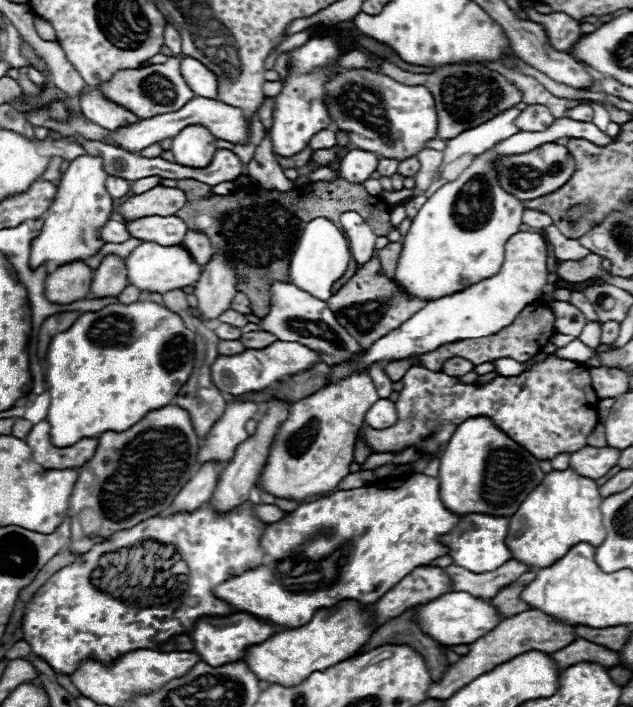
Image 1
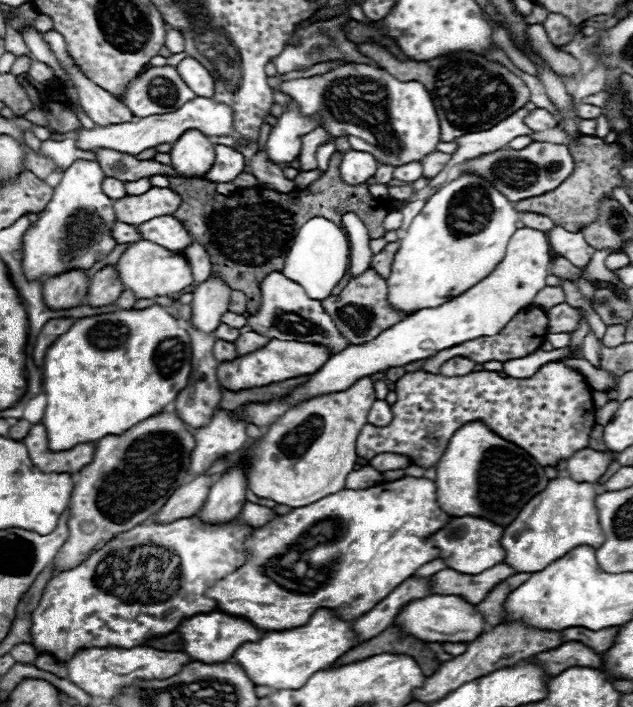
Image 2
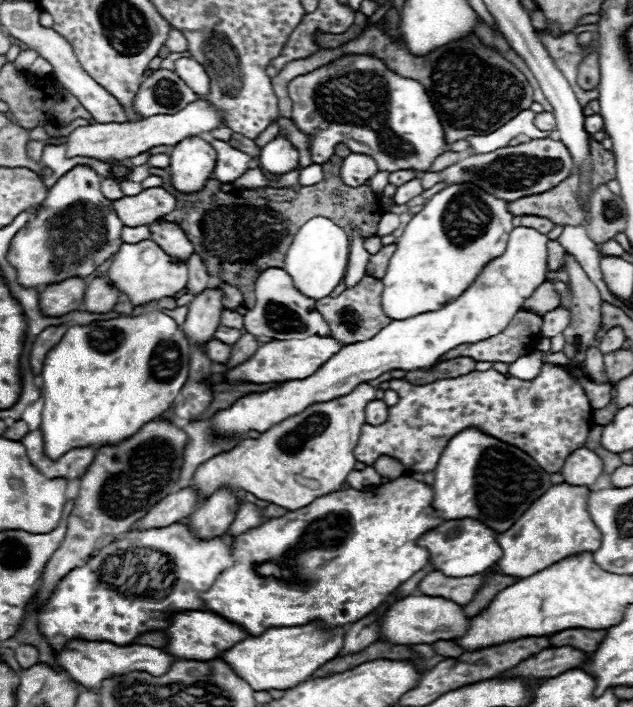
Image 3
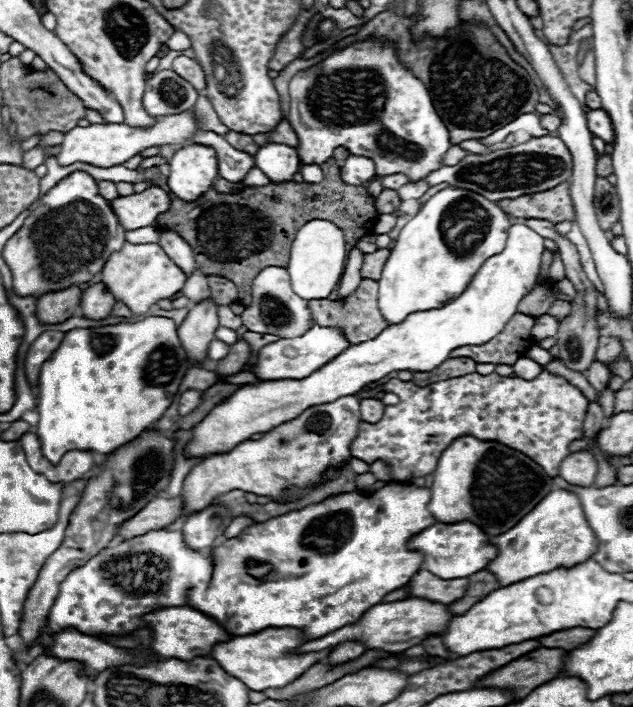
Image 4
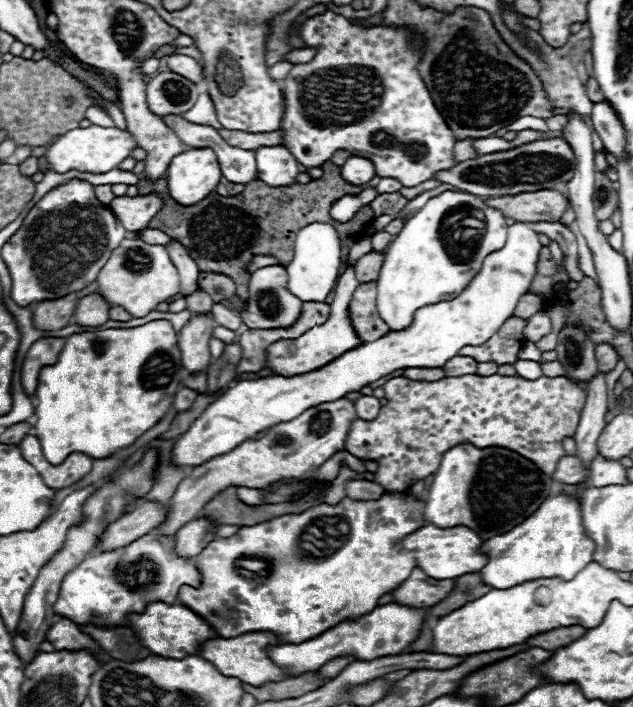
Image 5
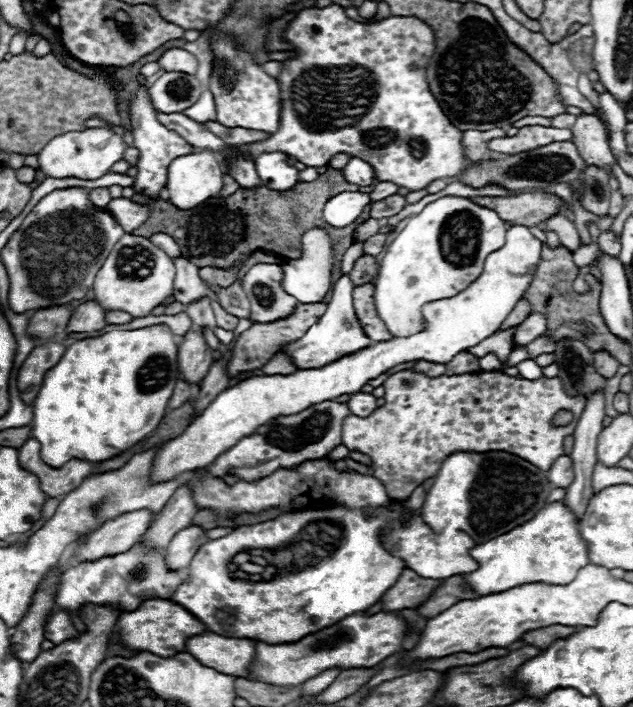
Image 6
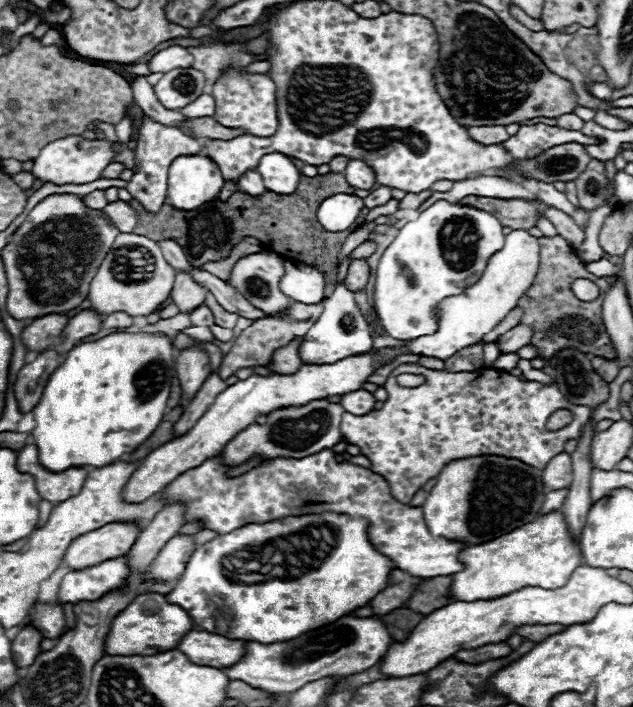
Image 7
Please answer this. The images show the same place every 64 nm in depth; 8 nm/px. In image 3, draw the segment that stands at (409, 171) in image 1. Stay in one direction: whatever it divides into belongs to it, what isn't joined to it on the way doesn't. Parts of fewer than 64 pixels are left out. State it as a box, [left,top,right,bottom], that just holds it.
[390,170,420,186]

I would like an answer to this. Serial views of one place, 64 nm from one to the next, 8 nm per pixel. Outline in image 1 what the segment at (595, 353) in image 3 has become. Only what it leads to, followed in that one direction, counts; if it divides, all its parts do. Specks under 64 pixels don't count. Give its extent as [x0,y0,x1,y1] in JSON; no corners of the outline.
[580,322,602,348]

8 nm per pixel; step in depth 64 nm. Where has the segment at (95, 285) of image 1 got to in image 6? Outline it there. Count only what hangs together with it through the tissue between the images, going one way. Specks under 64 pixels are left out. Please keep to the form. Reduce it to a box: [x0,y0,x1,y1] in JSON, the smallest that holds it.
[68,300,106,332]

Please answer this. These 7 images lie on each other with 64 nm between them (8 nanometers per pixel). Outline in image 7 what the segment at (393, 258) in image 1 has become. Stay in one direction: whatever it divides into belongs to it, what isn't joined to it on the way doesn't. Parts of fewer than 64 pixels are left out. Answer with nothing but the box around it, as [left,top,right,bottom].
[344,258,370,292]

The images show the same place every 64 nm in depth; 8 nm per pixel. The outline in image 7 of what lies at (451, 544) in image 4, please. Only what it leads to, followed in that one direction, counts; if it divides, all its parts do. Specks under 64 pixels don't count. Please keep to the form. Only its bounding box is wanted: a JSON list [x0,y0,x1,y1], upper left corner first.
[166,450,468,578]

